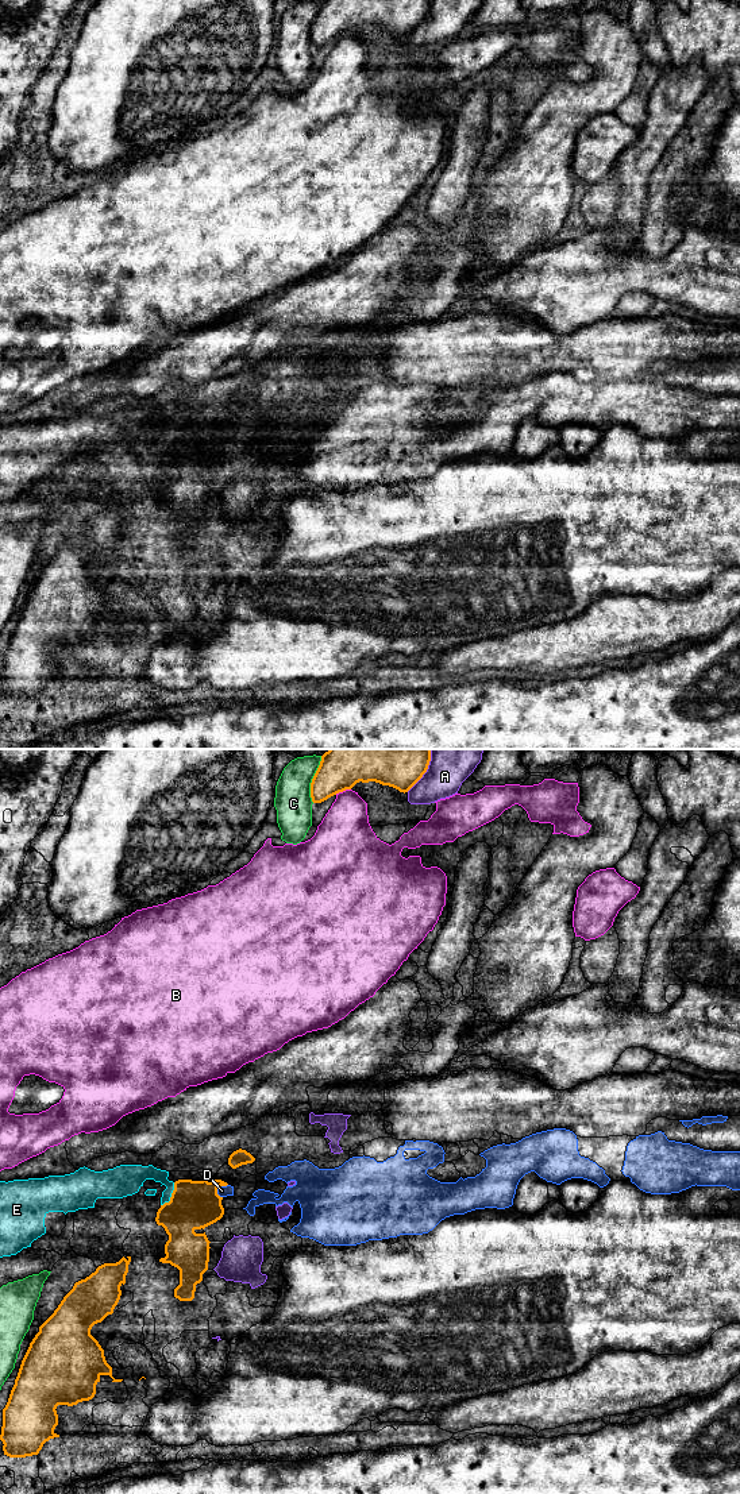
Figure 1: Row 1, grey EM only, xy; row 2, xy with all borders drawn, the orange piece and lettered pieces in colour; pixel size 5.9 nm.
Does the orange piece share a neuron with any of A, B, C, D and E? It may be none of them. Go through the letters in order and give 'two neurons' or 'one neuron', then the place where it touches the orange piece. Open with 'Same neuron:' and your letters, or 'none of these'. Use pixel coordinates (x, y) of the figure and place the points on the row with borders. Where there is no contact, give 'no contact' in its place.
Same neuron: none of these
A: two neurons; contact xy (426, 771)
B: two neurons; contact xy (342, 791)
C: two neurons; contact xy (312, 779)
D: two neurons; contact xy (218, 1186)
E: two neurons; contact xy (172, 1196)

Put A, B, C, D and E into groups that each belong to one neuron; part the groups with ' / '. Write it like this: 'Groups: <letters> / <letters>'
Groups: A / B / C / D E

